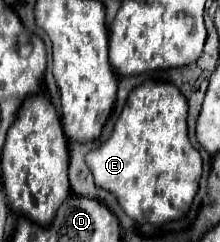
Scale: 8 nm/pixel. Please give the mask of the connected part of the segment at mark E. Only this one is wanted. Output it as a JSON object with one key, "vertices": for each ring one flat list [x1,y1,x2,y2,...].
{"vertices":[[149,81,133,89,111,137,85,157,97,187,111,191,137,223,161,225,179,219,193,203,201,155,187,139,187,101,173,83]]}

